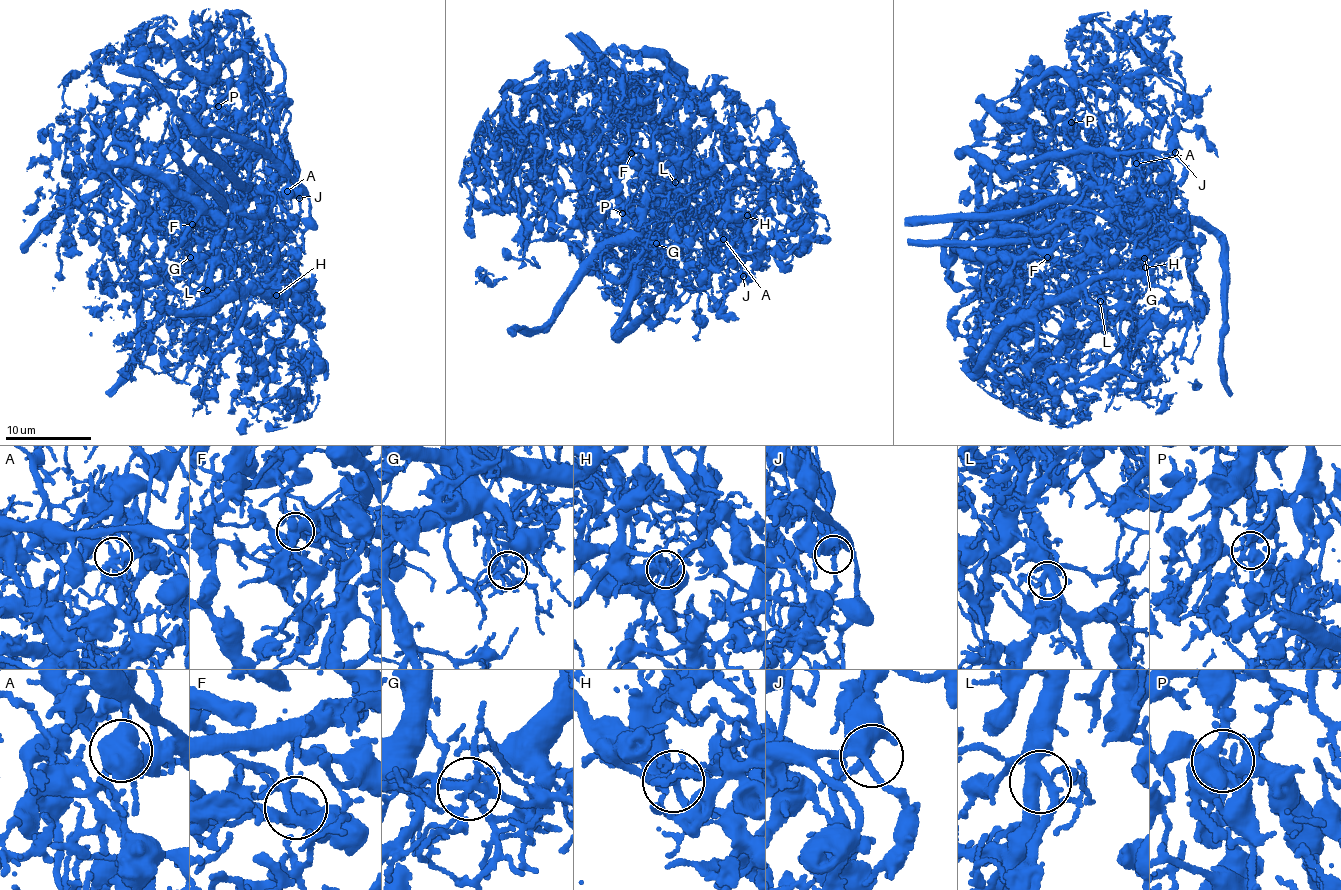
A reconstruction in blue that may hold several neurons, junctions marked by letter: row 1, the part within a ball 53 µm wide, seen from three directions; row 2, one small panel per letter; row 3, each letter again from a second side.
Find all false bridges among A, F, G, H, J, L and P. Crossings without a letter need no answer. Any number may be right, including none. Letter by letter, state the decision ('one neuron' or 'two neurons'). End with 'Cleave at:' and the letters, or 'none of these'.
A: two neurons
F: one neuron
G: two neurons
H: two neurons
J: one neuron
L: one neuron
P: one neuron
Cleave at: A, G, H

